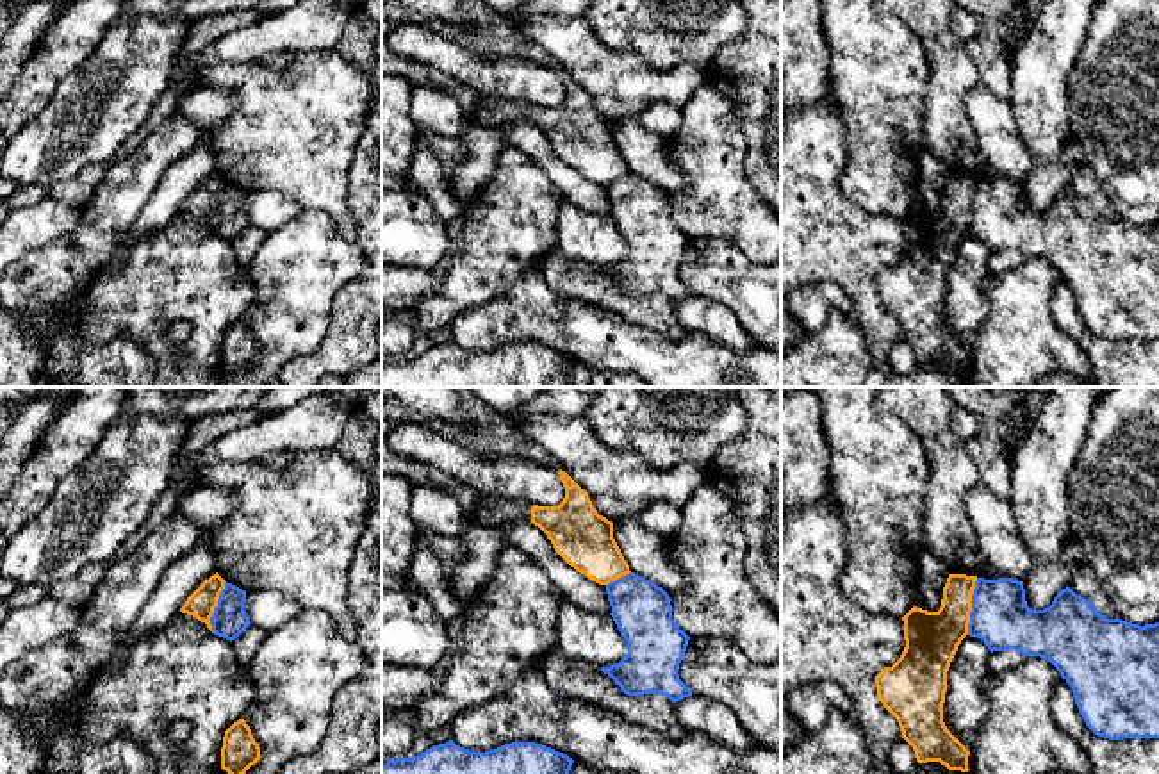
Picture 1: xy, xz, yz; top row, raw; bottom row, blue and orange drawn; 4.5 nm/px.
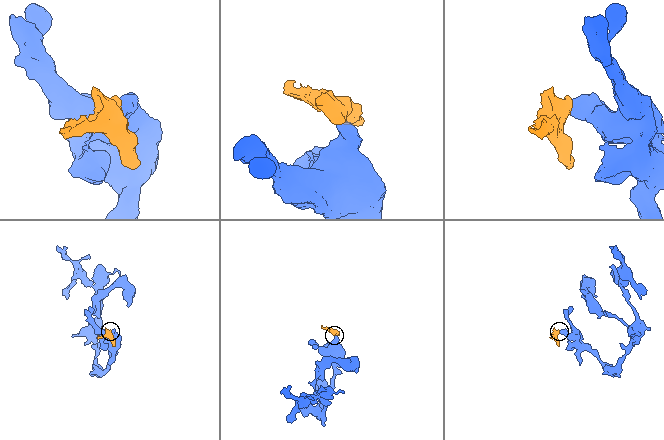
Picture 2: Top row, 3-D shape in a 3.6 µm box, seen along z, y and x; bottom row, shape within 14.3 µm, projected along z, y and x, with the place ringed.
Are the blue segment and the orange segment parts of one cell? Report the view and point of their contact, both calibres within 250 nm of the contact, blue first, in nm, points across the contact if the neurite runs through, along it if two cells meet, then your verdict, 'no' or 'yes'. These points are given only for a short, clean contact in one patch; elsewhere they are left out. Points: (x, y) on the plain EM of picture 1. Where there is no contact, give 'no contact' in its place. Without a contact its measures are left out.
yz (972, 207) | 260/240 nm | along yz (978, 179), (972, 189), (967, 234) | no

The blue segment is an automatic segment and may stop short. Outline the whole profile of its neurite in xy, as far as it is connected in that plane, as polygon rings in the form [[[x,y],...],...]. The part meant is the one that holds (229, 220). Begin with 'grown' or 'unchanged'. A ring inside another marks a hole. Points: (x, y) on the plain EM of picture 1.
unchanged | [[[225,184],[218,207],[210,218],[212,232],[226,241],[235,241],[251,223],[244,210],[246,191]]]

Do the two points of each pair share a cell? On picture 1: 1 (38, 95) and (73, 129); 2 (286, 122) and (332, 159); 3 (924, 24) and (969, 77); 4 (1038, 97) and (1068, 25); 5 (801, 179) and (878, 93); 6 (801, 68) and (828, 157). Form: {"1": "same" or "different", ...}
{"1": "different", "2": "same", "3": "same", "4": "same", "5": "different", "6": "different"}

